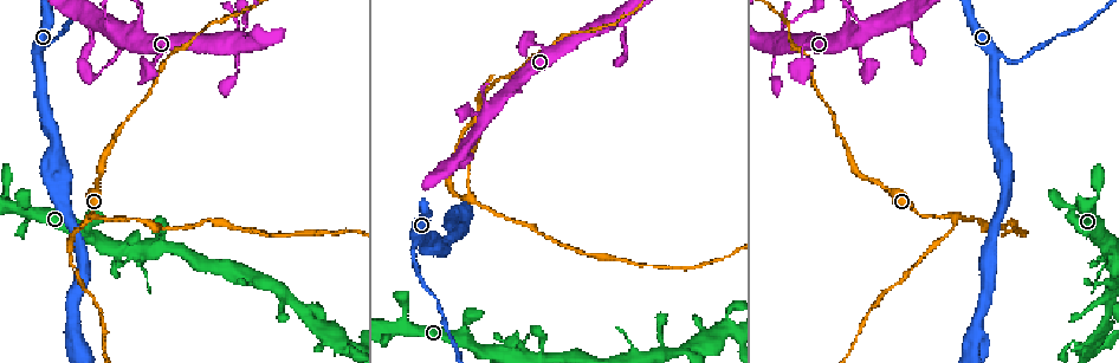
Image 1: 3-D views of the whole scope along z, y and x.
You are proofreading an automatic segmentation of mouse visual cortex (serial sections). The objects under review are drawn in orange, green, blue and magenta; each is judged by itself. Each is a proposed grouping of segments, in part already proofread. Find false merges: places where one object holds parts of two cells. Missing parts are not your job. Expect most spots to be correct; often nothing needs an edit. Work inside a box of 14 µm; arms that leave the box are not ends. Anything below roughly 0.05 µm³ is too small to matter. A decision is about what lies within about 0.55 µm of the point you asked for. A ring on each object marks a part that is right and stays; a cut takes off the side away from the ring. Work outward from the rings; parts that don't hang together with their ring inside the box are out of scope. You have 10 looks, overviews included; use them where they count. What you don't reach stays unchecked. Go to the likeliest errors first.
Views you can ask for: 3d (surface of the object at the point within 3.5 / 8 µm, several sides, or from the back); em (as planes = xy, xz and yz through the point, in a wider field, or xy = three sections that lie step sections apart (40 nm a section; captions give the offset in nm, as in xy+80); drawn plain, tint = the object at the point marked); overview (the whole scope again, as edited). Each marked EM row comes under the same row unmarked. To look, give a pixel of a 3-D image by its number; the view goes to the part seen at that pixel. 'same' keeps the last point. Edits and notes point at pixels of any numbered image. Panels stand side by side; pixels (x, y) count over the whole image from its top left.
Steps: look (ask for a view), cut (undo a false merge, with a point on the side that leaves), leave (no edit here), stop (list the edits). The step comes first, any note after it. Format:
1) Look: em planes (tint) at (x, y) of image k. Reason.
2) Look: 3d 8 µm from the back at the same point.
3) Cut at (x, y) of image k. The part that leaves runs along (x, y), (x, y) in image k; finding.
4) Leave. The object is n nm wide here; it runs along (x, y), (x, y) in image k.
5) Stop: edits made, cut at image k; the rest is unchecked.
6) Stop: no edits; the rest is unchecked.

Look: 3d 8 µm at (1007, 60) of image 1. Three-way junction.

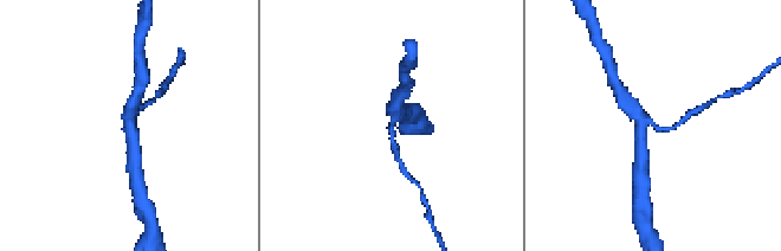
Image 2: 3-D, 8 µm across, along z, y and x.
Look: em planes (tint) at (391, 127) of image 2. Now the EM.

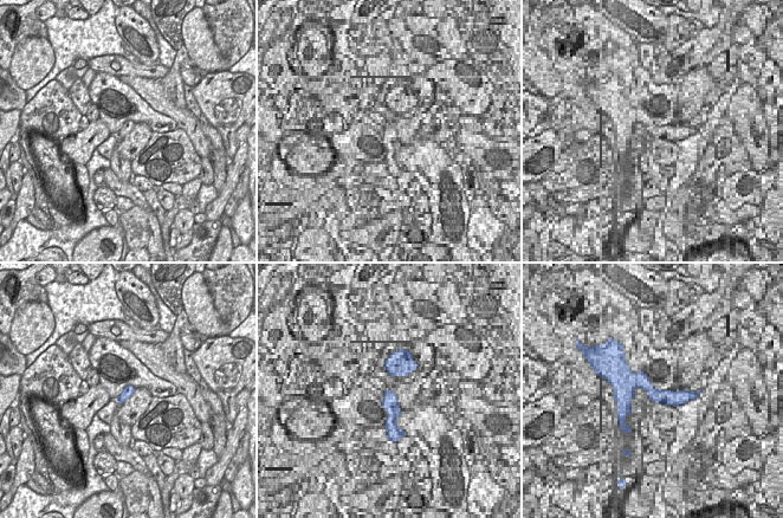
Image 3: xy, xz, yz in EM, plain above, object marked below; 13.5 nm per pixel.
Leave. 3 arms meet here; it runs along (630, 104), (657, 128), (675, 128), (683, 120) in image 2; all the same cell.

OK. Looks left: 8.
Look: 3d 3.5 µm at (9, 205) of image 1. Looks like a crossing.

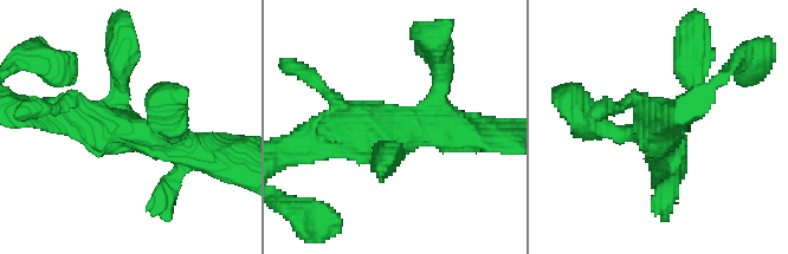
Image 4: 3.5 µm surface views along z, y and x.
Look: em xy step 2 (tint) at (123, 126) of image 4. Need the tissue.

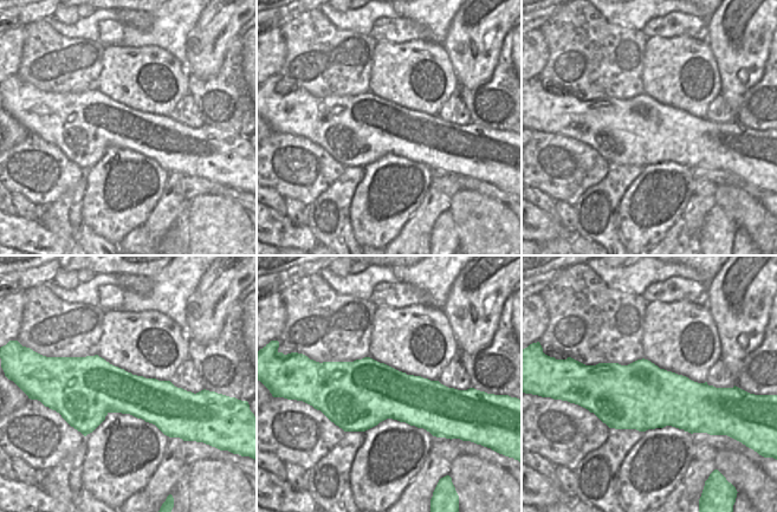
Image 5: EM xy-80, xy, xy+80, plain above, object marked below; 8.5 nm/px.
Leave. The object is 600 nm wide here; it runs along (196, 149), (116, 119), (120, 62) in image 4; one cell here.

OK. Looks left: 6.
Look: 3d 3.5 µm at (469, 197) of image 1.

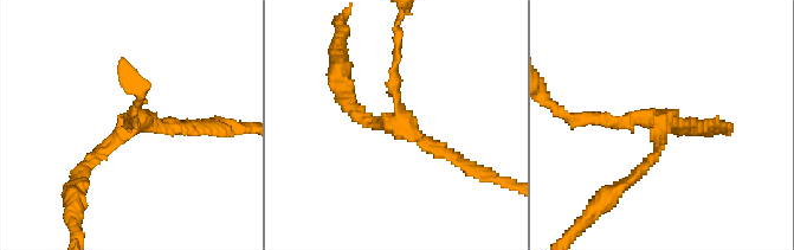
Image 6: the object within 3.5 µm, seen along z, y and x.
Look: em xy step 1 (tint) at (402, 122) of image 6. 3 arms meet here; the arms are 150, 150, 200 nm wide; need the tissue.

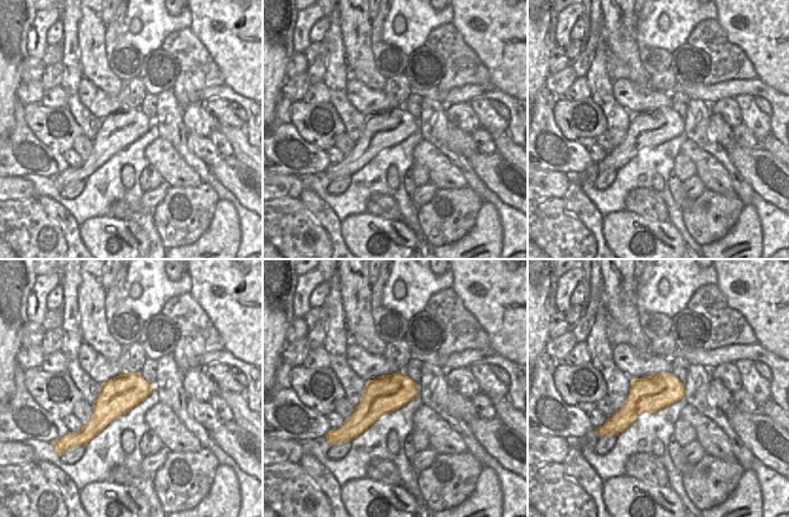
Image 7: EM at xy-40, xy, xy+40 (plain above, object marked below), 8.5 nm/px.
Look: em xy step 5 (tint) at the same point. Cut it another way.

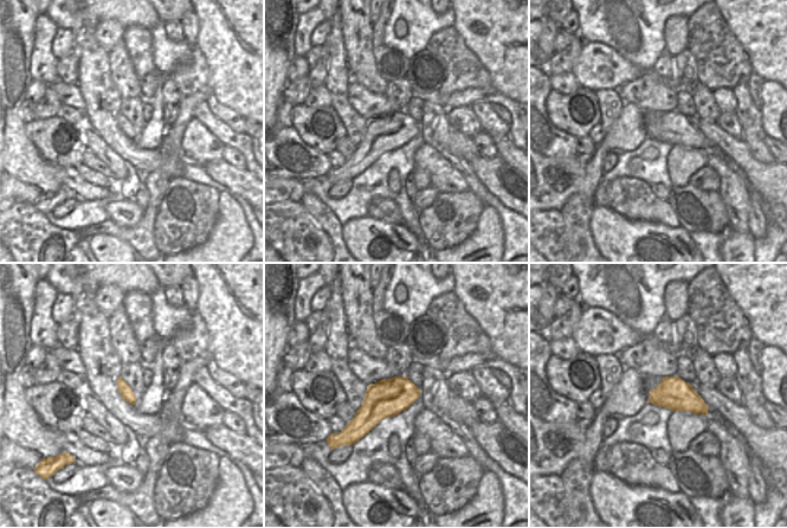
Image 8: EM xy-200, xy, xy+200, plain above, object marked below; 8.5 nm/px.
Leave. It runs along (398, 50), (401, 123), (470, 165) in image 6; all the same cell.

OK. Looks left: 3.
Look: 3d 3.5 µm at (529, 45) of image 1. Narrows sharply.

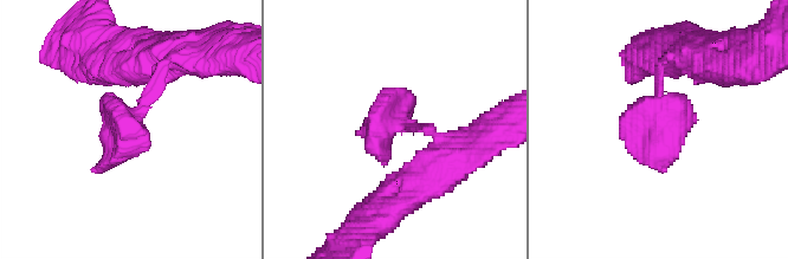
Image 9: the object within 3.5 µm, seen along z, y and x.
Look: em xy step 5 (tint) at (395, 125) of image 9.

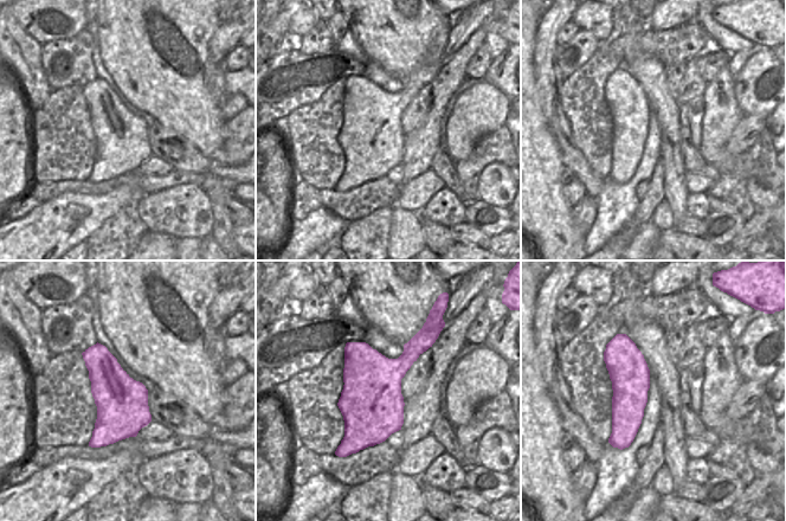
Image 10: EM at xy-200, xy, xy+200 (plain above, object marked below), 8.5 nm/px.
Leave. It runs along (173, 57), (97, 169) in image 9; continuous, no second cell.

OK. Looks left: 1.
Stop: no edits; the rest is unchecked.

